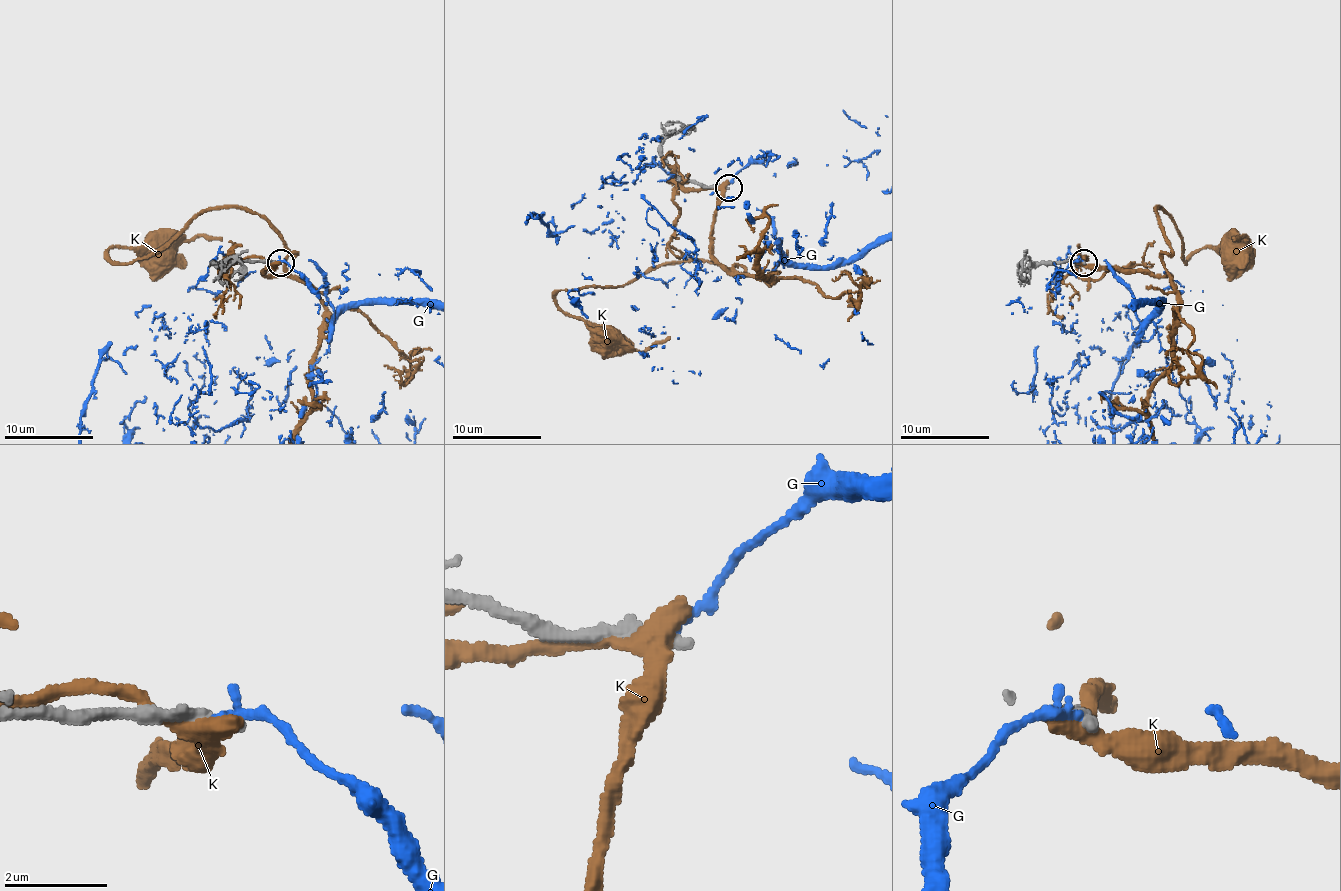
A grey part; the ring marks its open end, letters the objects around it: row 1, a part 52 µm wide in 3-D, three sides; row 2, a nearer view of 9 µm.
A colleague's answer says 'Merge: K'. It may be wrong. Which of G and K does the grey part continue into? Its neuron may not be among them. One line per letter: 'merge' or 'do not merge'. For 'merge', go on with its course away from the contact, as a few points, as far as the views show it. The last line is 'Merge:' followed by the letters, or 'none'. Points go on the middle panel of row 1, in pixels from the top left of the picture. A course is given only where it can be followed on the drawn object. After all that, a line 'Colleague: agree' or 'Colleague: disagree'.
G: do not merge
K: do not merge
Merge: none
Colleague: disagree

